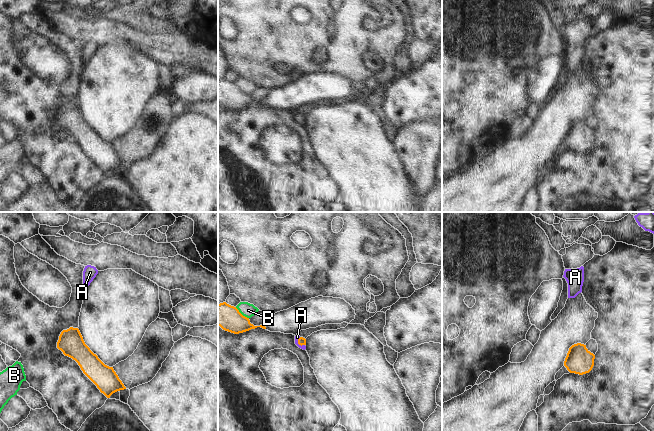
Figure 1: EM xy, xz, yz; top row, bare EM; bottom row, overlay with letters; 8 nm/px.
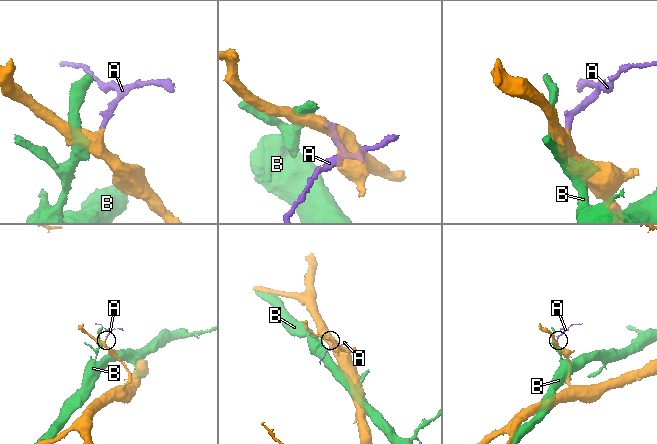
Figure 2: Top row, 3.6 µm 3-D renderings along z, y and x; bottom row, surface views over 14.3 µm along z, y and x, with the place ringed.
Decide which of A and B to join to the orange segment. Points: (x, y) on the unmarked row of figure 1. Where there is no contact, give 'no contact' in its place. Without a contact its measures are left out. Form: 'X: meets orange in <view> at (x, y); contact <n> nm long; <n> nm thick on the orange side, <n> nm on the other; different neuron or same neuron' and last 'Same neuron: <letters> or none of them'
A: meets orange in xz at (298, 119); contact 80 nm long; 60 nm thick on the orange side, 40 nm on the other; same neuron
B: meets orange in xz at (241, 90); contact 140 nm long; 200 nm thick on the orange side, 120 nm on the other; different neuron
Same neuron: A

